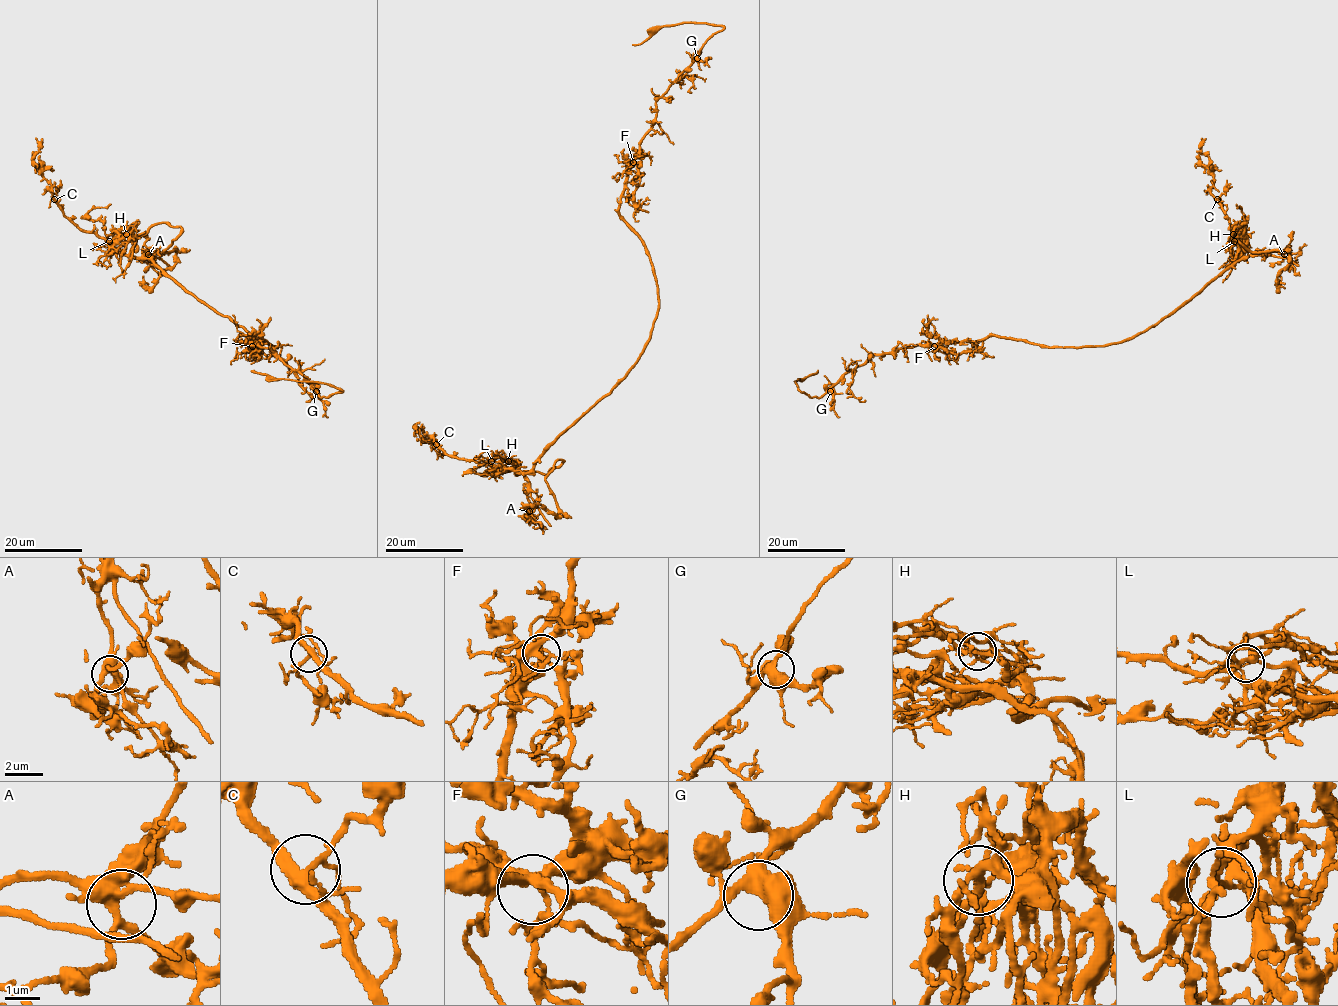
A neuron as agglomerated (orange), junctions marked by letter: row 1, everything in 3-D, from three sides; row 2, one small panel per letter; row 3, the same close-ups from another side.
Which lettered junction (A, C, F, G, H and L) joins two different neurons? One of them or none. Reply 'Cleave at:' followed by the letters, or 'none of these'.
Cleave at: L

